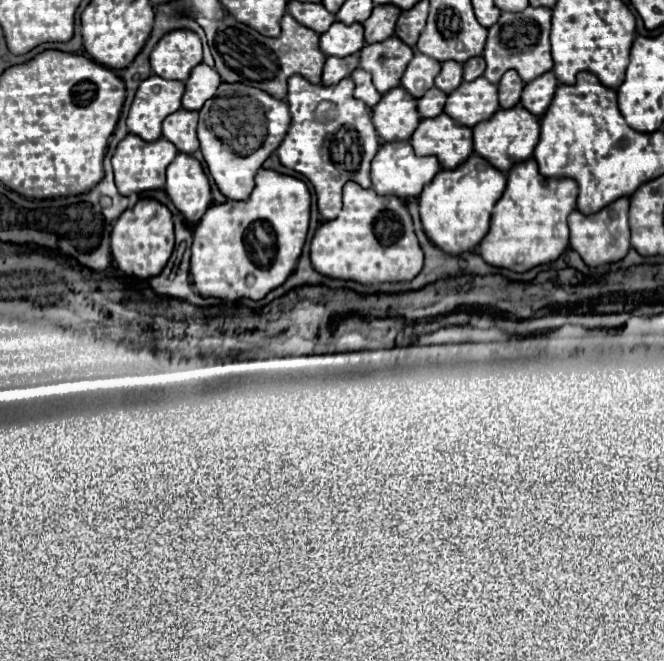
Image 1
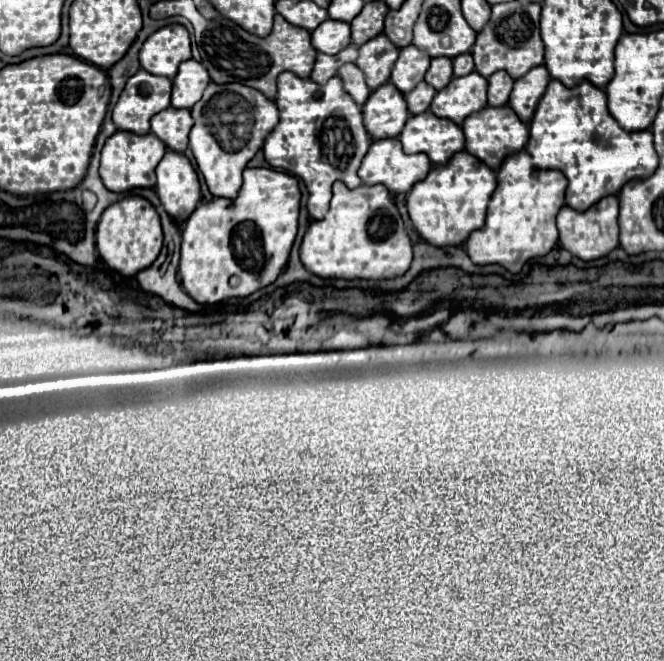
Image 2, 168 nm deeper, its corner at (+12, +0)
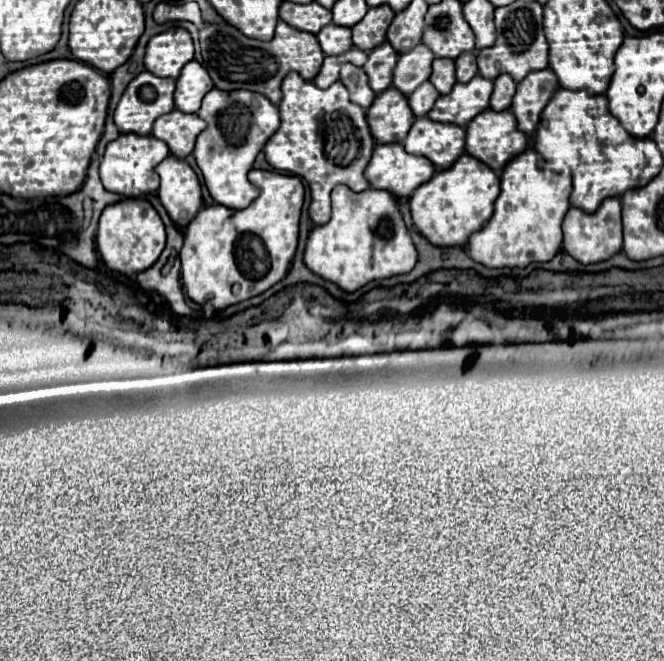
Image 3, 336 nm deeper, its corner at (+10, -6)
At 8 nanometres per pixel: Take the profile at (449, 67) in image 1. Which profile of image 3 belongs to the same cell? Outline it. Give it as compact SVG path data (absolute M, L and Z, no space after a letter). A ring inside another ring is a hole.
M436 58L432 62L432 76L430 82L436 86L440 94L448 94L452 86L456 84L456 74L454 74L454 60L452 58Z

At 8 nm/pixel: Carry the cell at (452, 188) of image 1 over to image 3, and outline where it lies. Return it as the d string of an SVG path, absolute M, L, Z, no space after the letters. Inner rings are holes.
M462 154L450 168L438 170L430 182L424 182L412 194L410 212L414 226L434 246L464 246L470 234L490 220L498 194L498 176L484 162L478 162L478 158Z

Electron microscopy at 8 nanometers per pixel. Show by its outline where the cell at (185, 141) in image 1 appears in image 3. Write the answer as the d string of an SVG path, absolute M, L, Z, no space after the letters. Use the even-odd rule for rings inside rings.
M172 110L154 122L152 136L164 140L170 148L170 154L176 158L186 158L194 150L194 142L204 128L206 122L198 114Z

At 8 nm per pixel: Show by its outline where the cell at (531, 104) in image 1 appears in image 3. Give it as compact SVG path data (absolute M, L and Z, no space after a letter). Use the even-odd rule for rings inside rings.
M550 68L530 72L516 88L512 112L518 120L518 130L522 130L526 136L532 136L536 132L540 112L552 98L552 94L560 88L556 74Z

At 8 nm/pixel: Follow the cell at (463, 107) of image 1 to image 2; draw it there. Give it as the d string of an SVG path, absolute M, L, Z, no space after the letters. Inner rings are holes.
M478 72L462 78L452 78L446 88L436 92L430 110L438 118L450 118L454 124L462 124L472 112L486 106L488 80Z

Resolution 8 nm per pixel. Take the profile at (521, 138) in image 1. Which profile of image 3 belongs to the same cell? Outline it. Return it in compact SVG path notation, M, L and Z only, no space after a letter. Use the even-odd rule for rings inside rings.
M488 108L482 114L478 114L472 122L468 122L466 126L466 152L496 172L502 170L508 160L512 160L522 150L526 150L526 146L528 146L528 138L516 128L516 118L512 110L494 112Z

